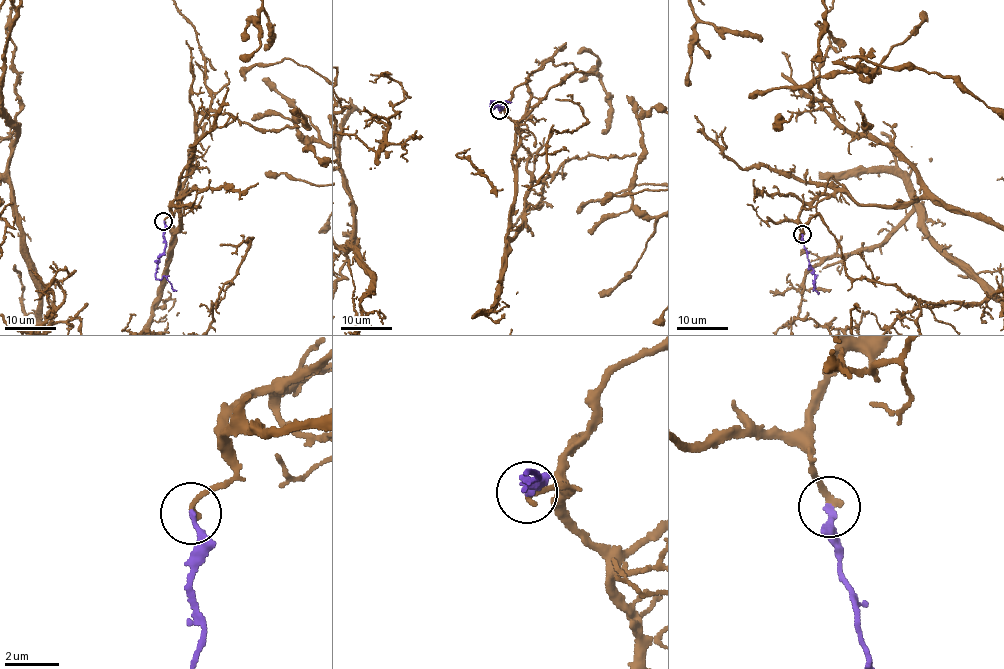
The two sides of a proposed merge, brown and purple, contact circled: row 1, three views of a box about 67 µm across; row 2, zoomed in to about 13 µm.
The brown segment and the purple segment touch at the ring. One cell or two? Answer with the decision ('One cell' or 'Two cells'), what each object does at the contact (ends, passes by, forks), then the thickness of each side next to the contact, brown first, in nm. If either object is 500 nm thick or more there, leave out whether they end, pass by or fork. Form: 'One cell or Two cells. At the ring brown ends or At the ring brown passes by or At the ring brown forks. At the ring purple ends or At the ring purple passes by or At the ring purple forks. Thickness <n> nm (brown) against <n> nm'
One cell. At the ring brown ends. At the ring purple ends. Thickness 200 nm (brown) against 200 nm

